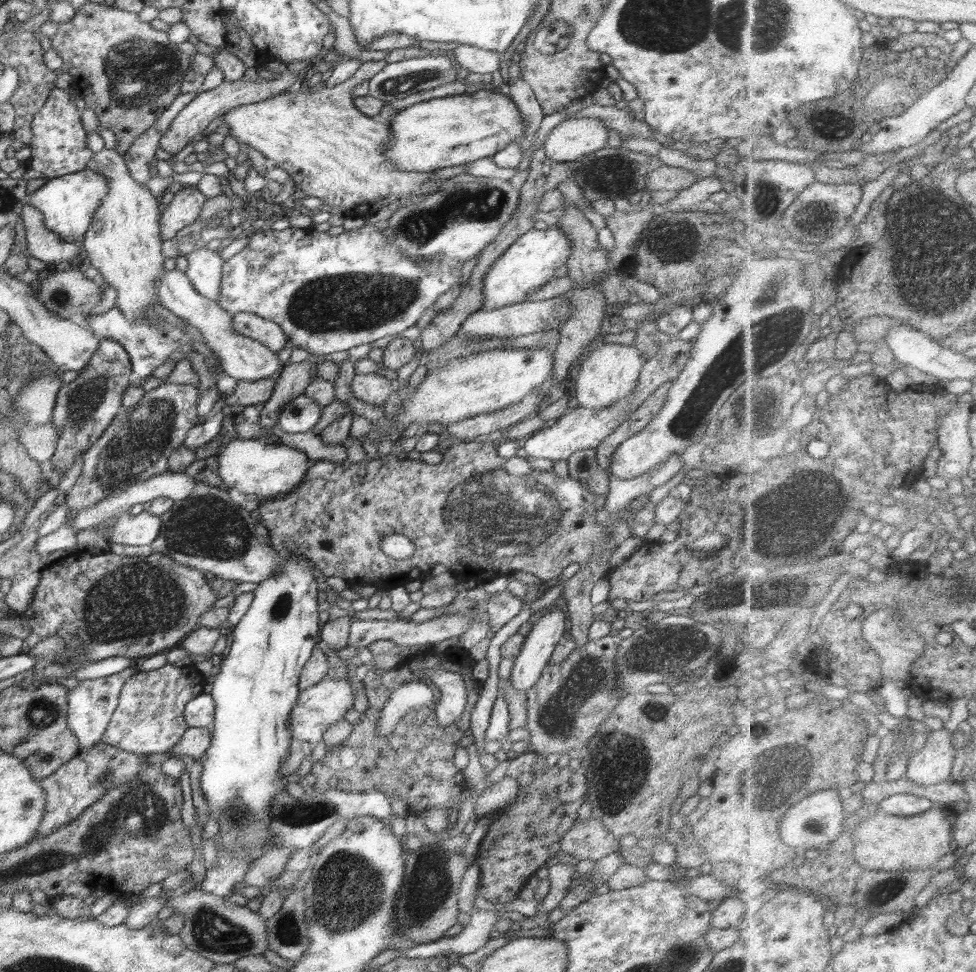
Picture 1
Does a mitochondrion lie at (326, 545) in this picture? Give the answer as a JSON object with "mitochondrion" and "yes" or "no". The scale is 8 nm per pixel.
{"mitochondrion":"no"}

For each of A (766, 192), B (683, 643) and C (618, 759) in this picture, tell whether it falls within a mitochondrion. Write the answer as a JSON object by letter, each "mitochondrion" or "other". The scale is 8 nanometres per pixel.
{"A":"mitochondrion","B":"mitochondrion","C":"mitochondrion"}

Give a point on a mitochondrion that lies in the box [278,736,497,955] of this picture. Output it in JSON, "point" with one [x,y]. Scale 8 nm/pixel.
{"point":[337,904]}

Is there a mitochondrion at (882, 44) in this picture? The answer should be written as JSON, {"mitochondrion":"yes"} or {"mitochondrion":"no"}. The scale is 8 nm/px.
{"mitochondrion":"no"}

